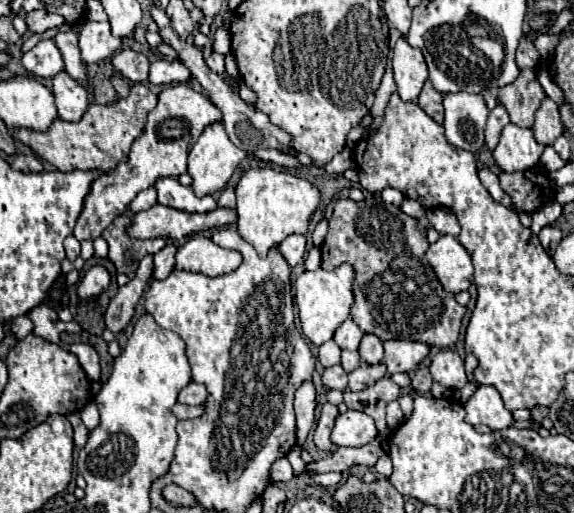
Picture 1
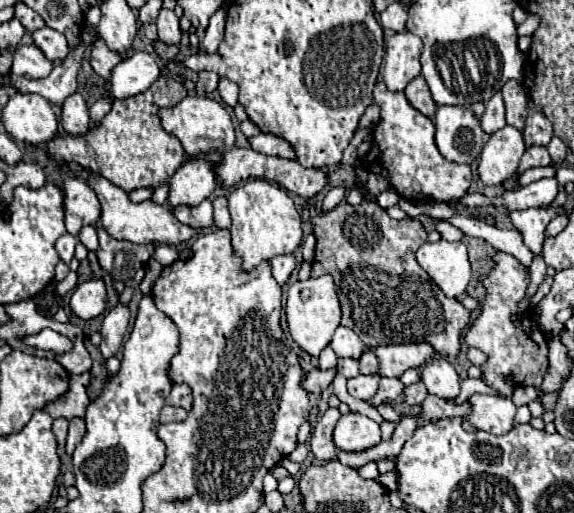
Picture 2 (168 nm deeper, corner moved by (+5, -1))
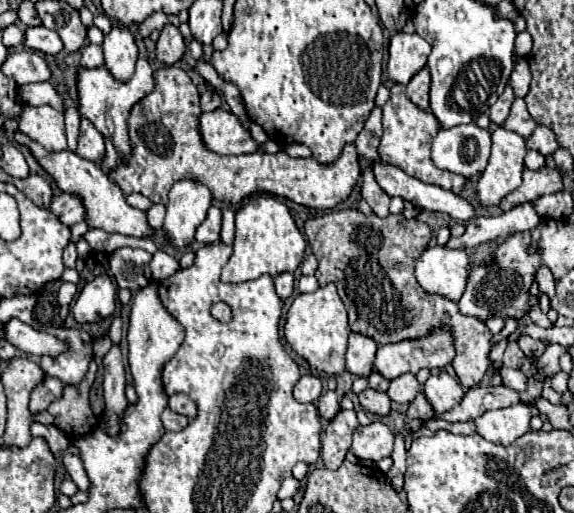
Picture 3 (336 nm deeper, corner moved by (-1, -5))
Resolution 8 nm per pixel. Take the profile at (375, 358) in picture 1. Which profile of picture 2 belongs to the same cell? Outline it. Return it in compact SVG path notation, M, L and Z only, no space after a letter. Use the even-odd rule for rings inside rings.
M371 349L363 351L363 355L359 357L359 365L361 365L361 373L363 373L363 375L369 375L369 373L377 373L377 369L379 369L379 361L377 361L377 355L375 355Z

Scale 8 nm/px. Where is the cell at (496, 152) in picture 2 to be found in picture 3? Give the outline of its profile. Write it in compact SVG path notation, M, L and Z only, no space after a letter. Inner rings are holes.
M497 127L491 133L491 155L489 155L489 163L479 179L477 185L477 193L475 199L481 207L491 207L491 205L499 205L503 197L507 197L511 191L515 191L521 185L521 171L523 171L523 157L527 153L525 149L525 139L513 131L507 131L503 127Z

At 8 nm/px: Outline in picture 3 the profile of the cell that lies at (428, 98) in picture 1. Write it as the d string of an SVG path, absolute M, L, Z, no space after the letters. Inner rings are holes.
M423 67L419 73L415 73L413 79L405 85L407 97L417 107L421 107L423 111L429 109L429 85L431 85L431 75L429 75L429 69L427 67Z

